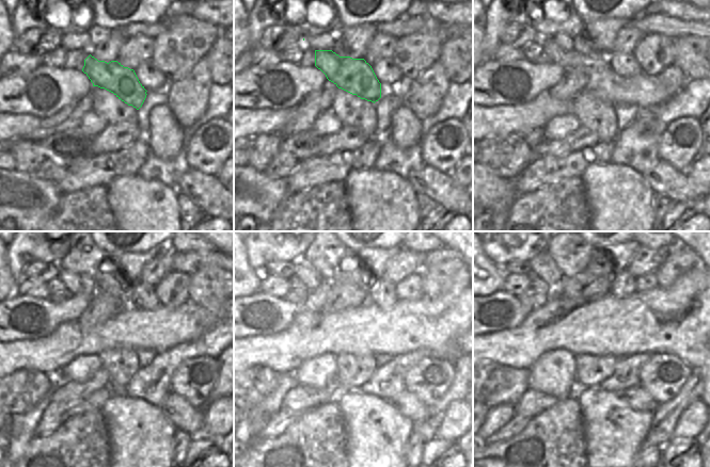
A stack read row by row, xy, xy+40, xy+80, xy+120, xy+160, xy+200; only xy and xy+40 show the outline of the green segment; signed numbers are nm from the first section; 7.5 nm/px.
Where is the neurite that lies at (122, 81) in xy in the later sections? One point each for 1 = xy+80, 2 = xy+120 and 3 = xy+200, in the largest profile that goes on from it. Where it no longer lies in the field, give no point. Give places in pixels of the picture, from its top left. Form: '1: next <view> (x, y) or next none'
1: next xy+80 (596, 66)
2: next xy+120 (72, 282)
3: next xy+200 (542, 264)

